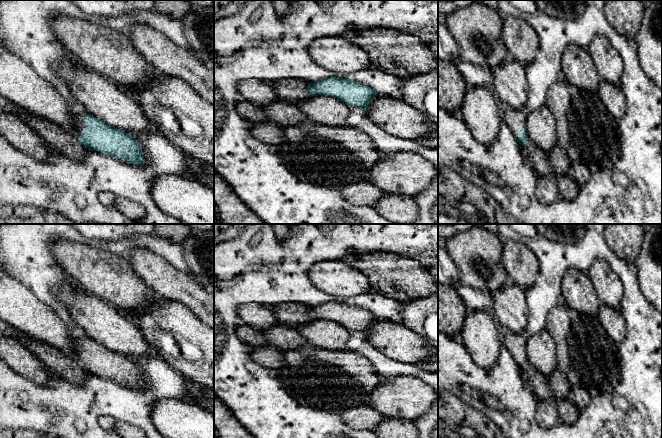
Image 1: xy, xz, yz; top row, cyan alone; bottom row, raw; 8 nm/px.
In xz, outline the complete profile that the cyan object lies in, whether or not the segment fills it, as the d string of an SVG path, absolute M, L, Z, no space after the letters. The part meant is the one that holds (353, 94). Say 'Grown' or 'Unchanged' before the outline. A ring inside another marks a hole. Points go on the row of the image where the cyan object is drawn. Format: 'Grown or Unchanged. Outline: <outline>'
Unchanged. Outline: M331 77L310 83L312 96L324 95L337 98L349 107L358 107L366 112L371 101L378 95L372 88L344 78Z

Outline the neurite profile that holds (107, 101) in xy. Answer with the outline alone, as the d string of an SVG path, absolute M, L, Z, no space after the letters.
M66 59L54 65L56 74L65 82L84 110L111 127L134 136L155 129L134 98L118 84L83 66L78 60Z

